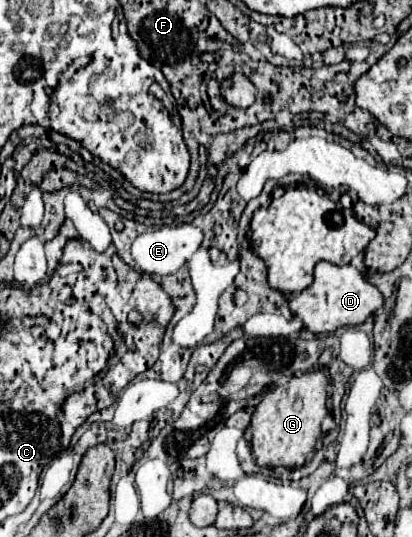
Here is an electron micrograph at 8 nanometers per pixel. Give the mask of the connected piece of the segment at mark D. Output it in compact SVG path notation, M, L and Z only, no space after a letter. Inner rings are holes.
M319 261L315 265L313 283L291 299L289 309L295 317L303 321L303 327L315 335L333 333L345 325L361 325L373 311L383 305L383 295L373 287L361 271L353 265L333 265L329 261Z

